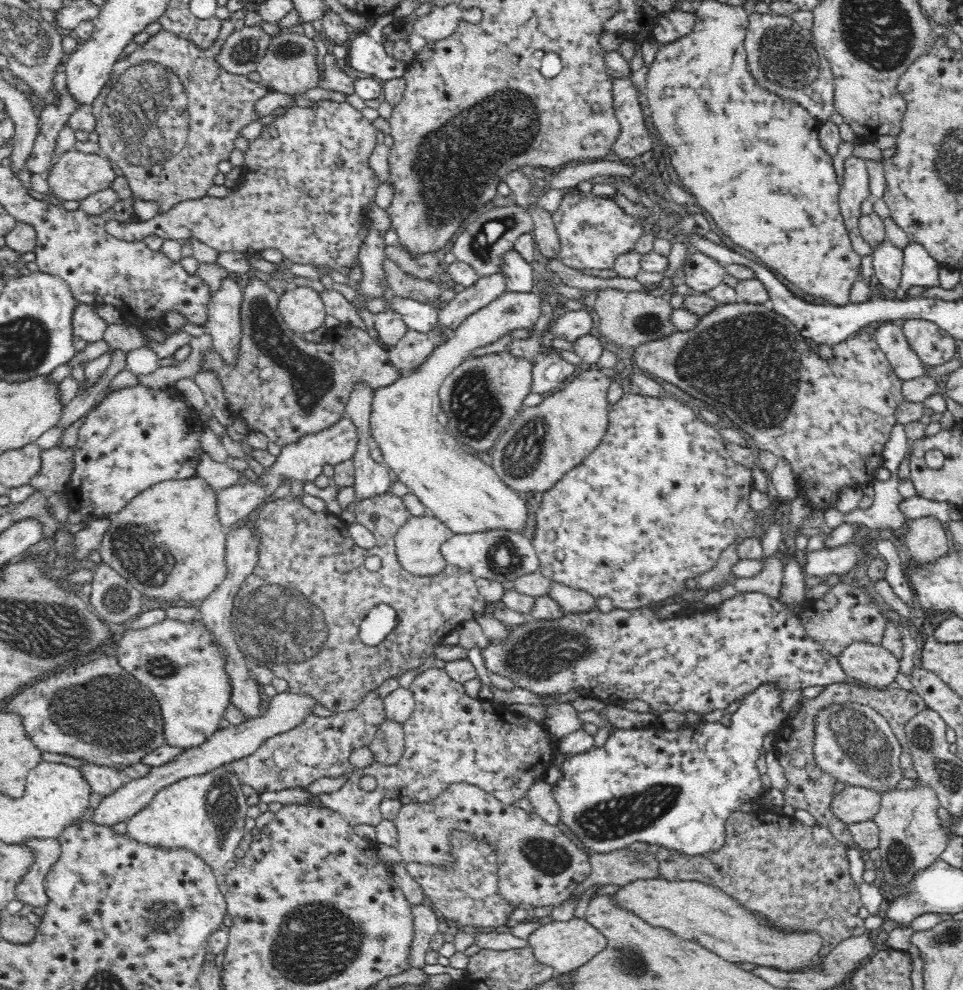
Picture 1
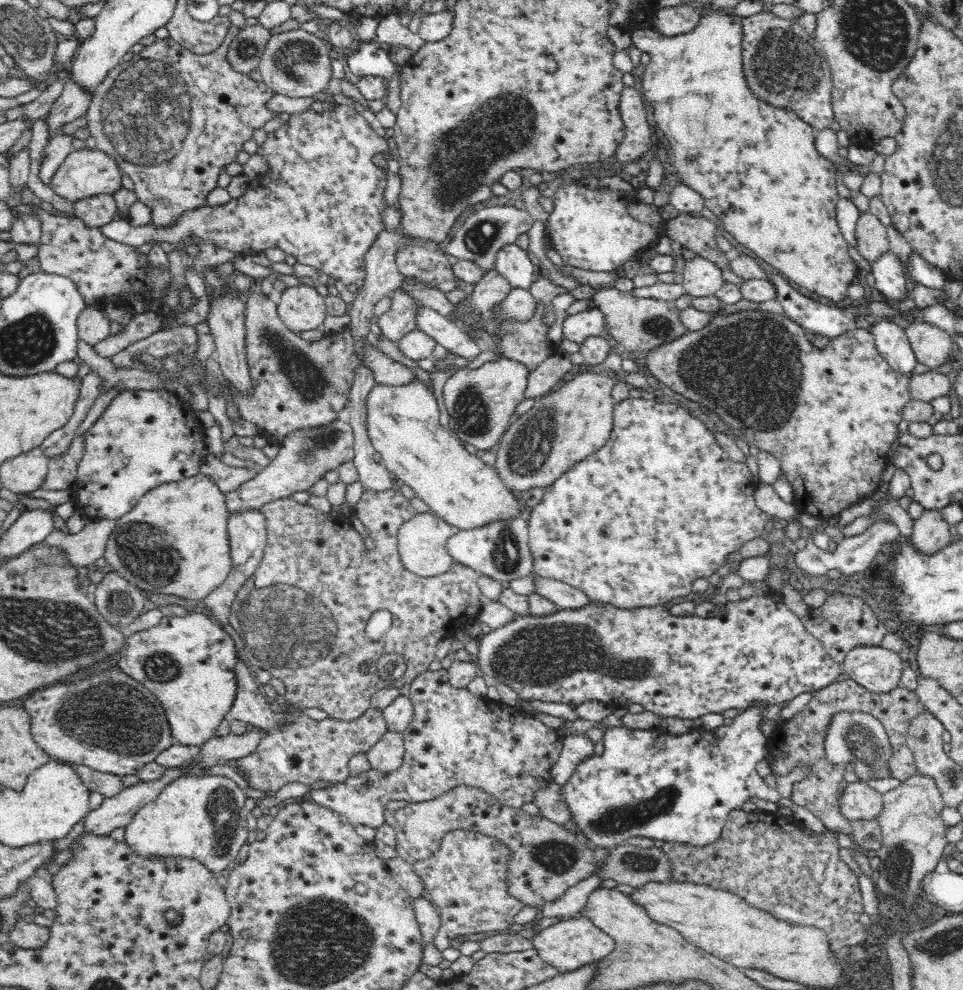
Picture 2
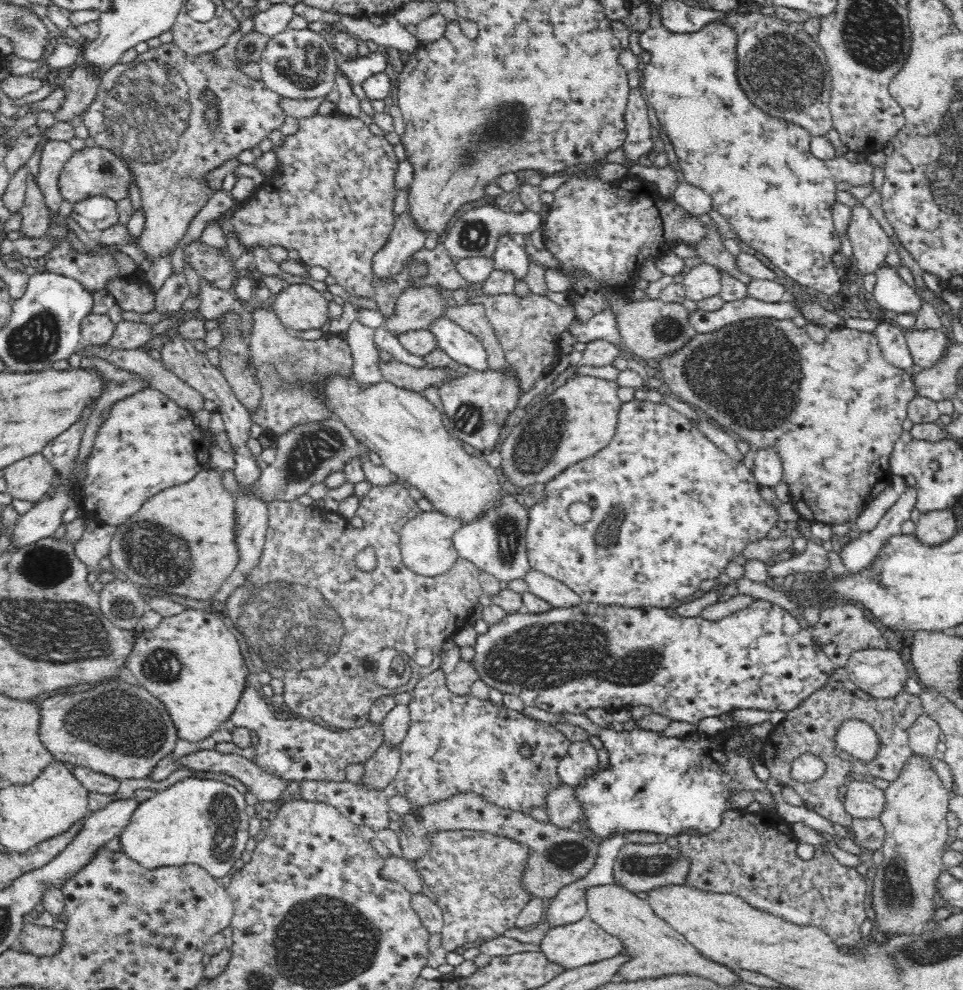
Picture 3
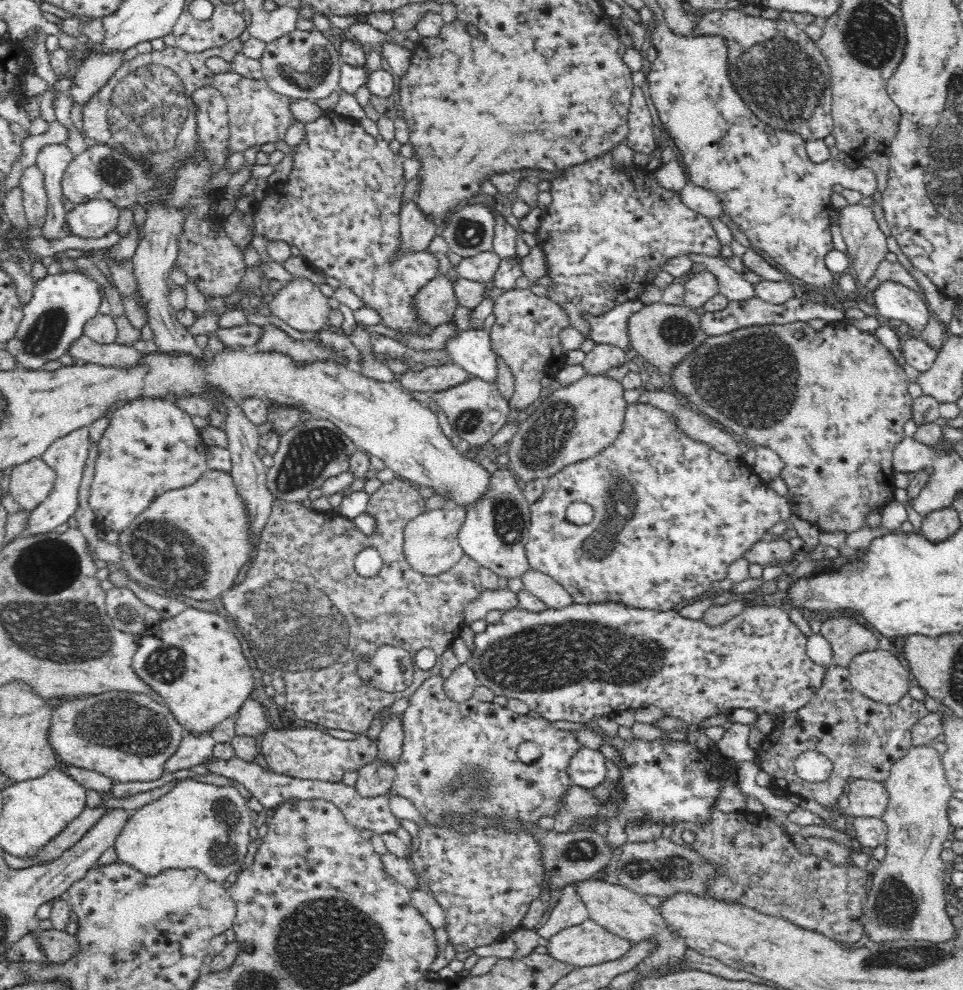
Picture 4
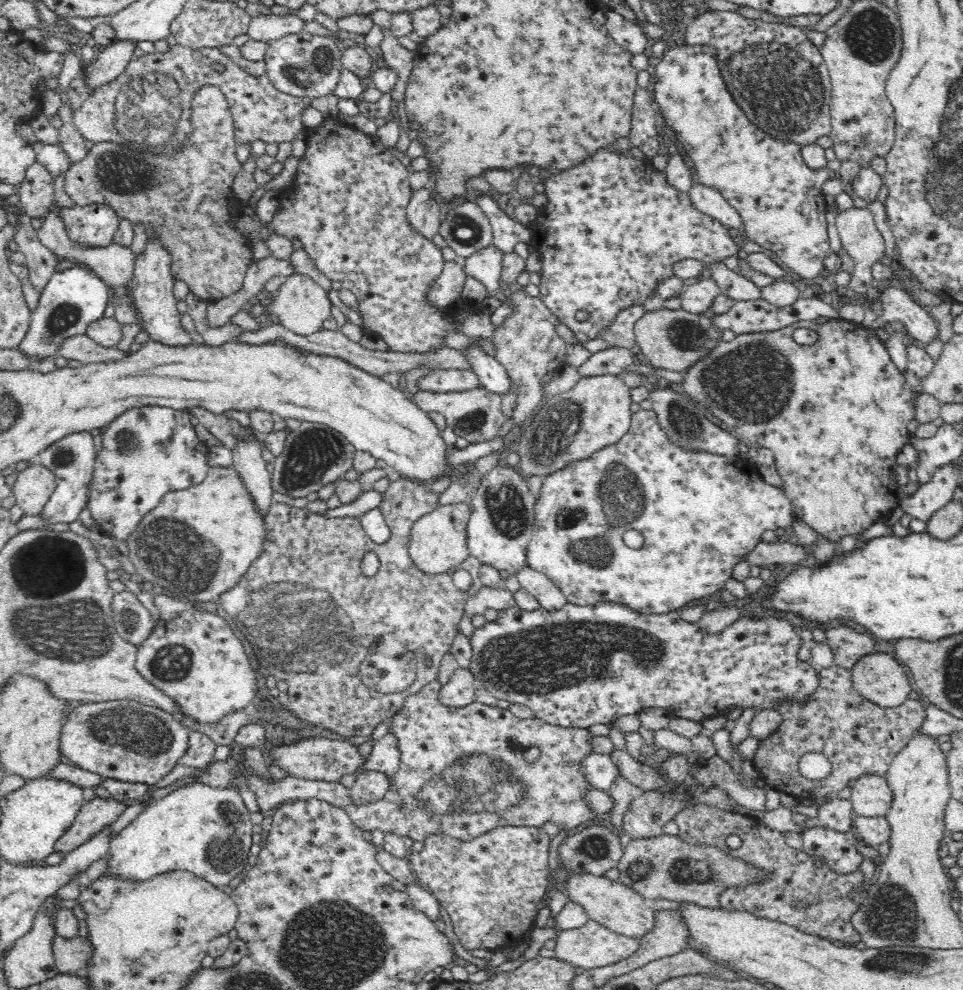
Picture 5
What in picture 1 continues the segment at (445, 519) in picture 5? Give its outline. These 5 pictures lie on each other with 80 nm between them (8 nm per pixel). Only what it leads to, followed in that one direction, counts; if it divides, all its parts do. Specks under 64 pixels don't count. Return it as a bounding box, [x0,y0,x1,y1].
[395,514,452,577]

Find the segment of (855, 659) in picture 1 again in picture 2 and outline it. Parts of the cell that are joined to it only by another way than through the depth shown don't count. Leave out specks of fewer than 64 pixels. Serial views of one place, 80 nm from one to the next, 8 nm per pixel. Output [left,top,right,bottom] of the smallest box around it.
[842,646,904,694]

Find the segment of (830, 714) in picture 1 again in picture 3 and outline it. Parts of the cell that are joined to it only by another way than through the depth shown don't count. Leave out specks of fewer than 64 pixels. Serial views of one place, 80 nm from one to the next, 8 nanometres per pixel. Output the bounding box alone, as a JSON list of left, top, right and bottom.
[835,719,878,761]

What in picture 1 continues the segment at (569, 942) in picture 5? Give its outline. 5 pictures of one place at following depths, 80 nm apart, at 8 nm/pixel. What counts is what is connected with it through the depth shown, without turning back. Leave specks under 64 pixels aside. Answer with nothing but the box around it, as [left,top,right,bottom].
[529,917,608,974]

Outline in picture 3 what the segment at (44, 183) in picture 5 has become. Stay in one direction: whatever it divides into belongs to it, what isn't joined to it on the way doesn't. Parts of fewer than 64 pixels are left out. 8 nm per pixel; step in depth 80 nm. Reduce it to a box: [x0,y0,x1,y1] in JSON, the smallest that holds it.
[20,174,49,238]

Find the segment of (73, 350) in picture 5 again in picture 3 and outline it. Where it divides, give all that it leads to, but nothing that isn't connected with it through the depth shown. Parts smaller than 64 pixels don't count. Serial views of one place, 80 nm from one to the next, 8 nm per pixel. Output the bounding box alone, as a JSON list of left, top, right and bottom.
[76,342,205,413]

